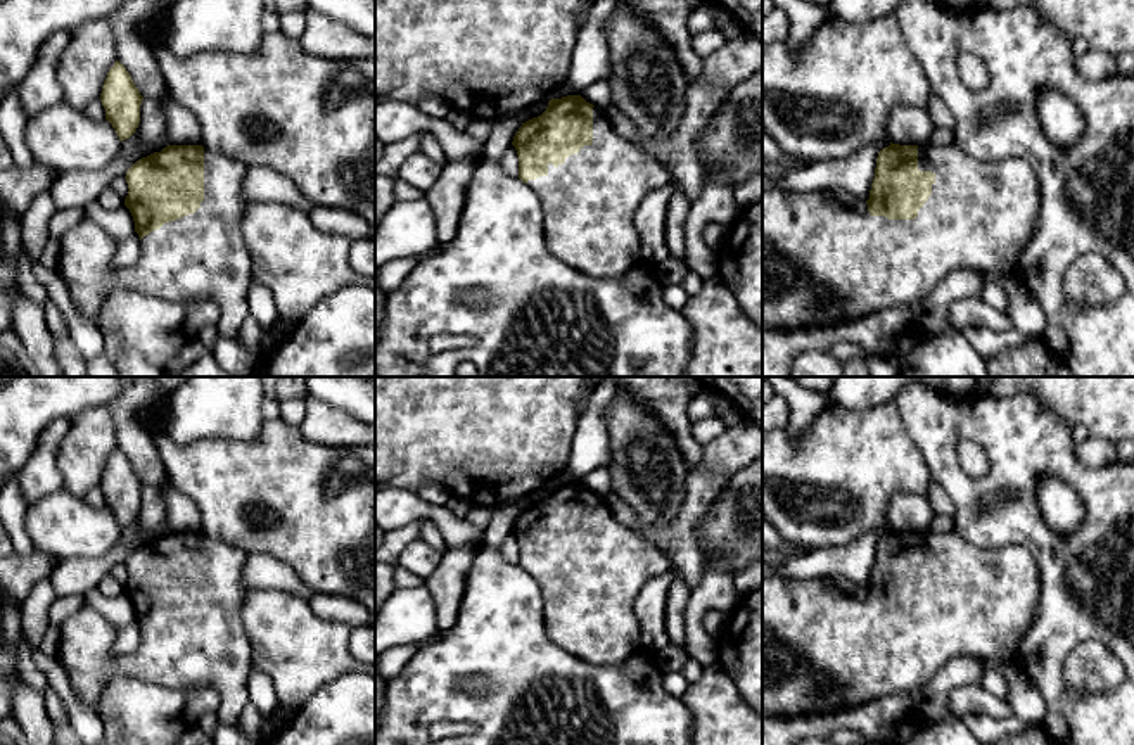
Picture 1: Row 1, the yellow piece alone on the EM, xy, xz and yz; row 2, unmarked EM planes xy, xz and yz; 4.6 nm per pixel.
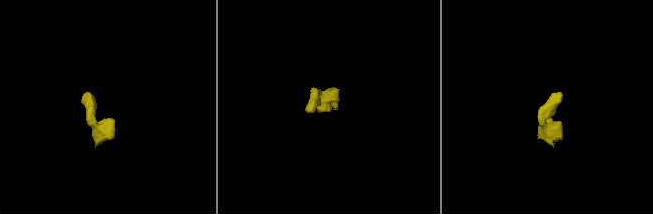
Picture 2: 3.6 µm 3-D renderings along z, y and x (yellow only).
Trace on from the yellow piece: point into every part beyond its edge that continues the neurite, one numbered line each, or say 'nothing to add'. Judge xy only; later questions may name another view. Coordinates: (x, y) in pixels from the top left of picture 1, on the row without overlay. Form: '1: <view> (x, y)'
1: xy (203, 643)

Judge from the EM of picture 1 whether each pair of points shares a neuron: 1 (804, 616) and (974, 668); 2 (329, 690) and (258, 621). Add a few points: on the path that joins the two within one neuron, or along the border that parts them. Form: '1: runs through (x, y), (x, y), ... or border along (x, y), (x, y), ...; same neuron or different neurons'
1: border along (989, 661), (979, 655), (955, 655), (918, 688); different neurons
2: border along (356, 671), (327, 681), (296, 711); different neurons

